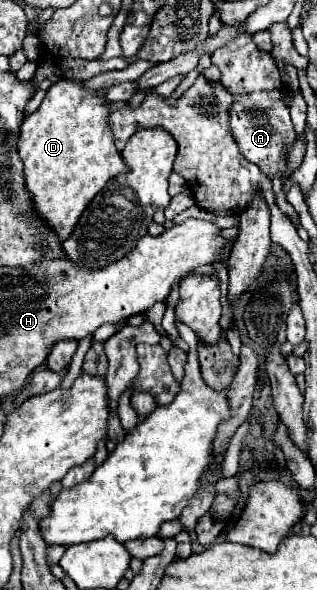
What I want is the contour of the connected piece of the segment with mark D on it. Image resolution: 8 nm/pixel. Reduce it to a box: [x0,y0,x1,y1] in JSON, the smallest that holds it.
[19,79,127,243]

